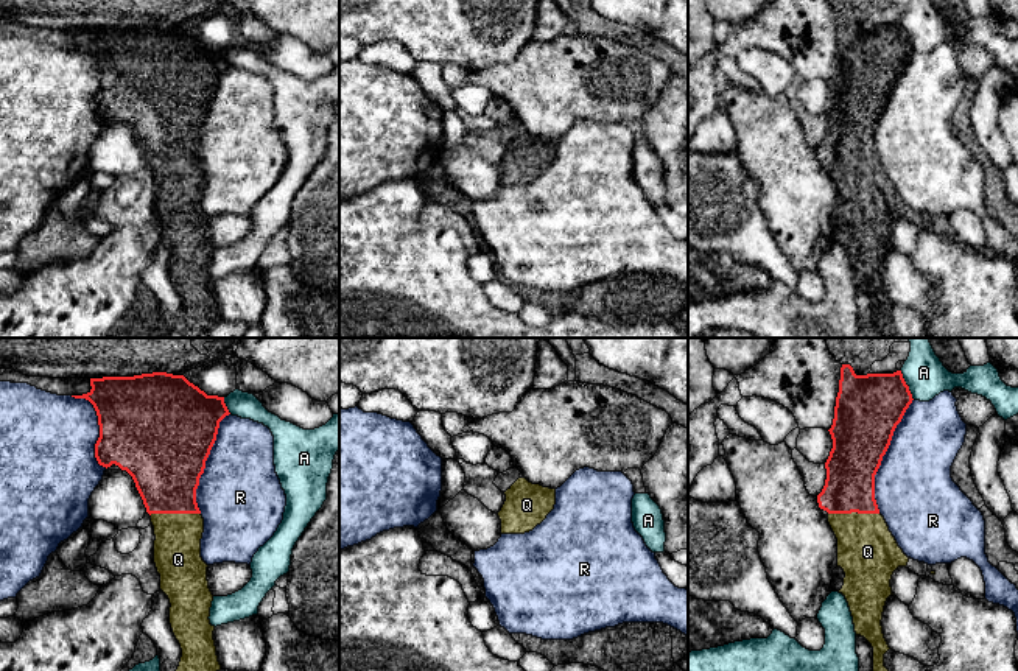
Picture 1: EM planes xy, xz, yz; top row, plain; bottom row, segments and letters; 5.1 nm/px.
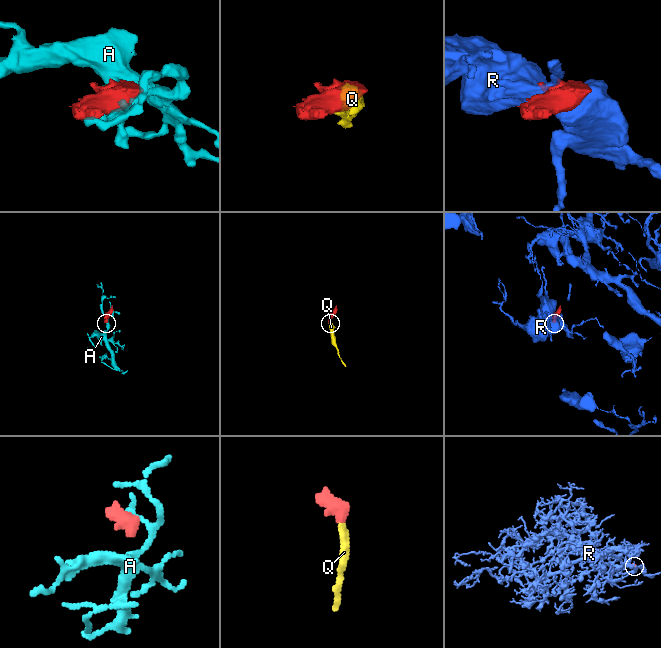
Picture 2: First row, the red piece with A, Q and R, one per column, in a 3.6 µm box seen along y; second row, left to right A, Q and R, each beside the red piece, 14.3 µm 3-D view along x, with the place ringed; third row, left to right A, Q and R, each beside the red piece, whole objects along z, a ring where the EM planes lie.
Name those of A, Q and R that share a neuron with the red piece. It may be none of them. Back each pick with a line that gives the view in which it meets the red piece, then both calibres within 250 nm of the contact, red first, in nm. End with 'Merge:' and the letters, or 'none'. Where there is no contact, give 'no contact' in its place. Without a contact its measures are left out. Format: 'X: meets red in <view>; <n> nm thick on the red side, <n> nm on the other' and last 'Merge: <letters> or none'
Q: meets red in yz; 260 nm thick on the red side, 320 nm on the other
Merge: Q

